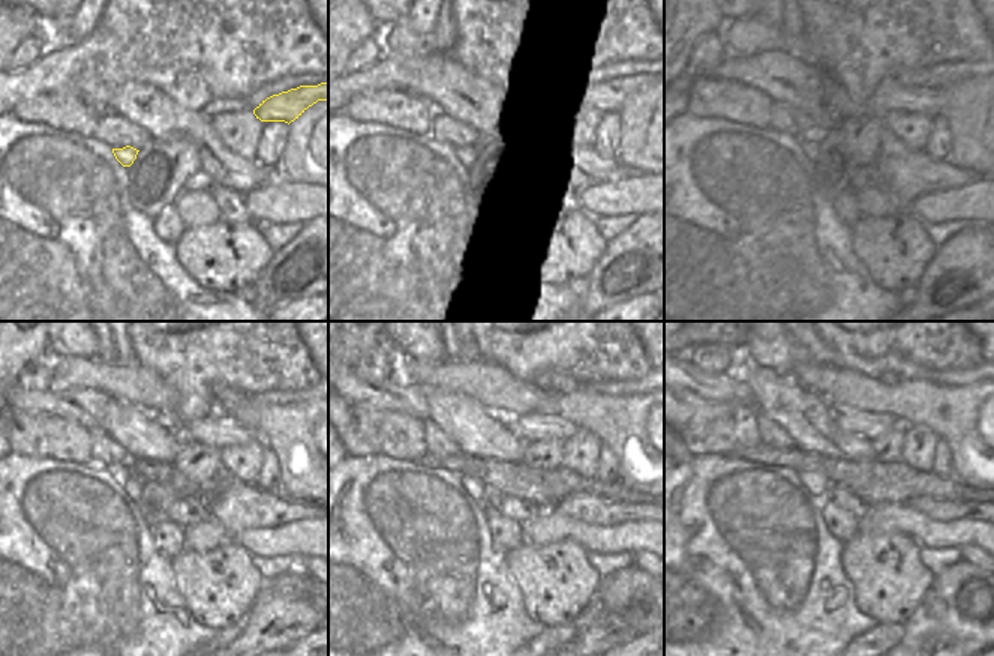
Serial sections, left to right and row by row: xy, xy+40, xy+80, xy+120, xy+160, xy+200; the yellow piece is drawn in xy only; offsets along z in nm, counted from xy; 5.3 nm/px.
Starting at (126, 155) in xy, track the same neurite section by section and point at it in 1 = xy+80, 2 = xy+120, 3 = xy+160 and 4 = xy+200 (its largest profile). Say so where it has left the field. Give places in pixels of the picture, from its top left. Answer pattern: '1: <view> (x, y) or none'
1: xy+80 (808, 149)
2: xy+120 (134, 485)
3: xy+160 (476, 488)
4: xy+200 (817, 484)

